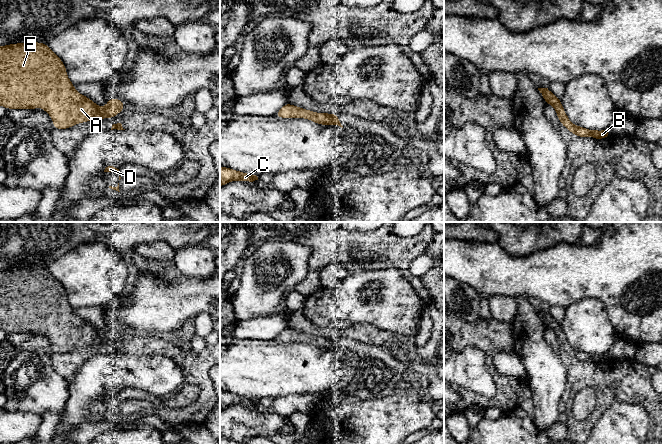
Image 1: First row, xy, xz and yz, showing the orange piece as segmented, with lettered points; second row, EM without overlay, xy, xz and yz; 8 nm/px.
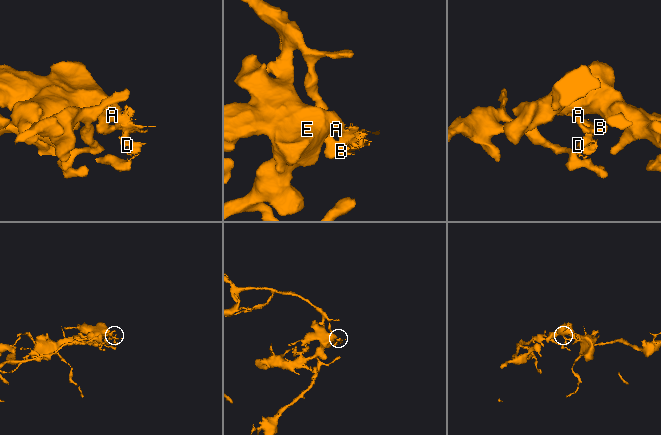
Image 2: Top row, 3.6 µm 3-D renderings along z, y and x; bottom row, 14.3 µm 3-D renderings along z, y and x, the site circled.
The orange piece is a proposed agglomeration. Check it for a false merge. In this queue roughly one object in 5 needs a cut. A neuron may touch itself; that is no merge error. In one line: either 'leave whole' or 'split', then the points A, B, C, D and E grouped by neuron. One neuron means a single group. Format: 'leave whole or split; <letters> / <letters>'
leave whole; A B C D E

